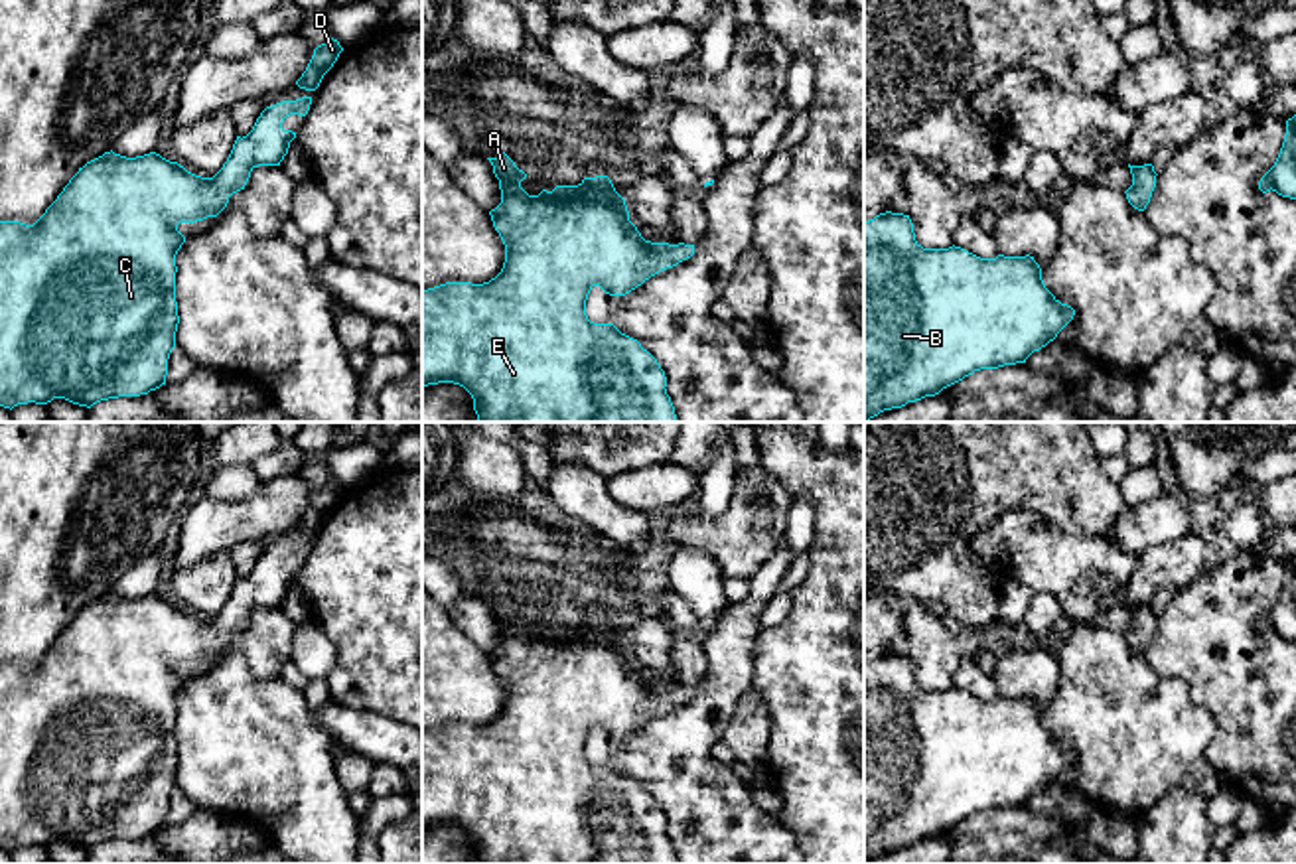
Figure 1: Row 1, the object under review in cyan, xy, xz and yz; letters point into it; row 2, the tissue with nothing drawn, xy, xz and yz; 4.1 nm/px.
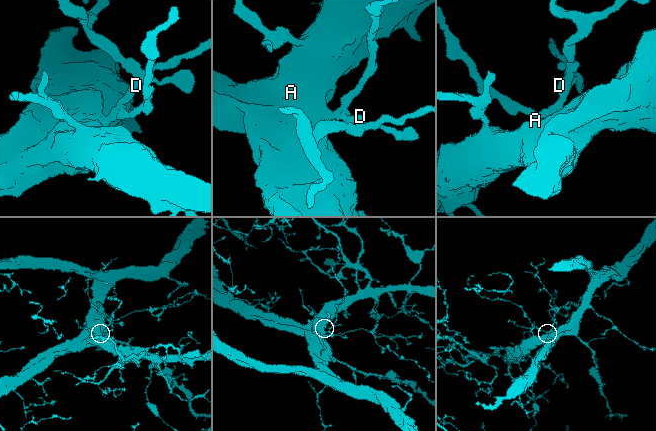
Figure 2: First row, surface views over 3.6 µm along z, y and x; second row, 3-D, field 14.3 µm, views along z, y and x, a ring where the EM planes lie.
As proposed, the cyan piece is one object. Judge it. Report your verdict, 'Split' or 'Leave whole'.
Leave whole

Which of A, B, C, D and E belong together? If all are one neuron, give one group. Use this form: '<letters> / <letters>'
A B C D E

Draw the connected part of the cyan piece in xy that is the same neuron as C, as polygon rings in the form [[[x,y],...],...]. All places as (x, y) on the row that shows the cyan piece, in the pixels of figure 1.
[[[312,97],[266,107],[247,136],[237,136],[213,178],[187,172],[156,152],[126,158],[105,152],[69,180],[57,199],[34,223],[0,221],[0,406],[47,404],[65,398],[91,408],[118,396],[140,396],[166,385],[168,359],[180,324],[176,302],[176,254],[185,243],[180,223],[217,217],[229,197],[245,189],[258,166],[280,166],[296,132],[284,130],[290,114],[306,116]]]

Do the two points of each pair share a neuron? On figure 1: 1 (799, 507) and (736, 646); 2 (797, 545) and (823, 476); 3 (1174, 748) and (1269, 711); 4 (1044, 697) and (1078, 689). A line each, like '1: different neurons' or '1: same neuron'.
1: different neurons
2: different neurons
3: different neurons
4: different neurons

